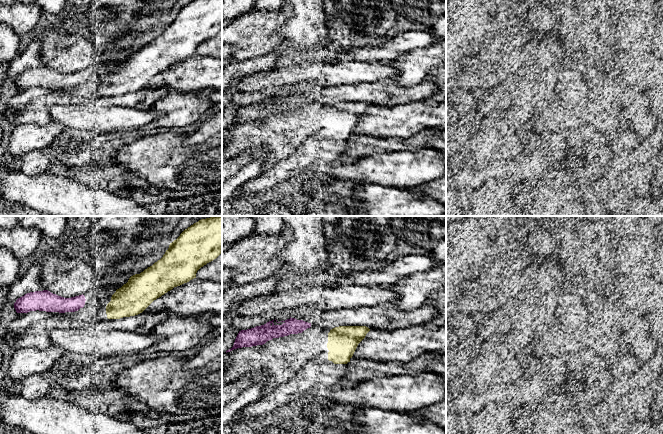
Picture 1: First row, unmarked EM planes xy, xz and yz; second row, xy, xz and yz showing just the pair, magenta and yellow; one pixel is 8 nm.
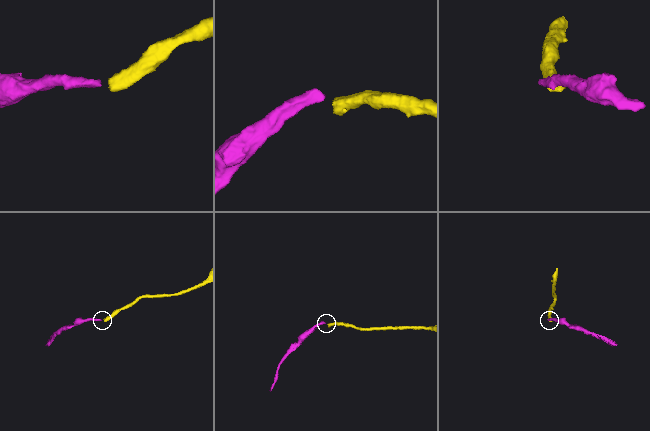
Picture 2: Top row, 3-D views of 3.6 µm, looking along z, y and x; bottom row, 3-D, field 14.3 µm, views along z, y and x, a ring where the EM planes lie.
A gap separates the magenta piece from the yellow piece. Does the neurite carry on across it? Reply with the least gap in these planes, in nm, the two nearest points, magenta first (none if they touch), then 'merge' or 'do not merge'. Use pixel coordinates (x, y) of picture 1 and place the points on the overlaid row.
gap 150 nm; span xz (310, 326), (328, 333); do not merge

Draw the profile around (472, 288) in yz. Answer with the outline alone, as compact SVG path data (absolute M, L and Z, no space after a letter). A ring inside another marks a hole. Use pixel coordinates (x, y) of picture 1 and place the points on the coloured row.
M491 256L486 271L463 285L463 296L476 296L489 287L496 286L507 271L501 258Z

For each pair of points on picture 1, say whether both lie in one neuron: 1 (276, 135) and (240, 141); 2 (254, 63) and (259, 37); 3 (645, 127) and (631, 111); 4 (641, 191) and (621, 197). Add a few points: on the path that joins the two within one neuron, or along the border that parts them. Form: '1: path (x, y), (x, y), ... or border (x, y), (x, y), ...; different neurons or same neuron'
1: path (267, 135), (249, 136); same neuron
2: border (270, 52), (247, 59), (232, 60); different neurons
3: path (642, 123), (634, 115); same neuron
4: border (617, 177), (636, 197); different neurons

